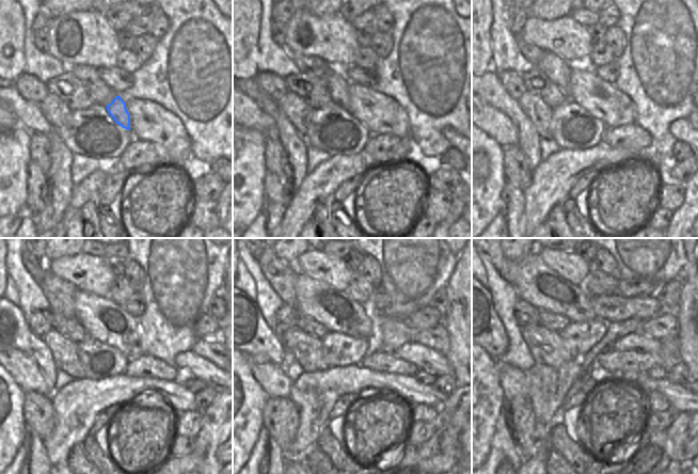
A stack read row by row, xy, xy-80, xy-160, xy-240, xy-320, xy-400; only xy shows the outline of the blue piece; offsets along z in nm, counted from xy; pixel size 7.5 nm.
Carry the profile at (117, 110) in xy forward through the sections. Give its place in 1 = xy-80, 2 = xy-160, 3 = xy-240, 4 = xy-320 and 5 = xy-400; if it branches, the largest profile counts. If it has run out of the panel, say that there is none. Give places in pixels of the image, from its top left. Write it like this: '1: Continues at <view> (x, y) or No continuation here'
1: Continues at xy-80 (337, 84)
2: Continues at xy-160 (557, 69)
3: Continues at xy-240 (60, 294)
4: Continues at xy-320 (282, 275)
5: Continues at xy-400 (508, 269)

